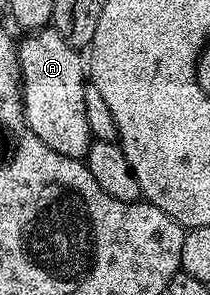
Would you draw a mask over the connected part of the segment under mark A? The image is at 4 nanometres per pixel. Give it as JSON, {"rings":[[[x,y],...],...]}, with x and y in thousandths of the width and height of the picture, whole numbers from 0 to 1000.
{"rings":[[[229,92],[152,108],[114,139],[86,142],[105,217],[119,224],[119,325],[110,393],[124,434],[195,485],[252,498],[314,532],[410,536],[433,508],[443,461],[424,403],[405,403],[405,193],[310,125]]]}

